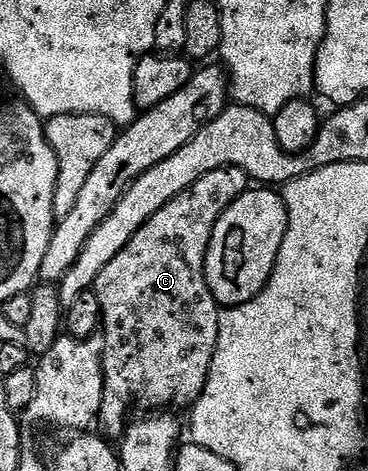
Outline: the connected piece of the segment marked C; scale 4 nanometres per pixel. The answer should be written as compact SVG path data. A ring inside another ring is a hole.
M237 167L214 169L206 173L206 177L198 177L198 181L174 197L170 205L162 205L162 209L158 209L158 213L154 213L154 217L150 217L134 237L130 237L126 249L122 249L122 253L118 253L118 257L98 273L94 290L104 337L104 396L98 427L109 440L123 440L130 422L128 414L135 407L141 407L144 413L153 409L176 409L172 407L195 404L203 396L218 345L222 310L204 272L208 246L222 213L226 213L228 206L249 187L247 173Z

